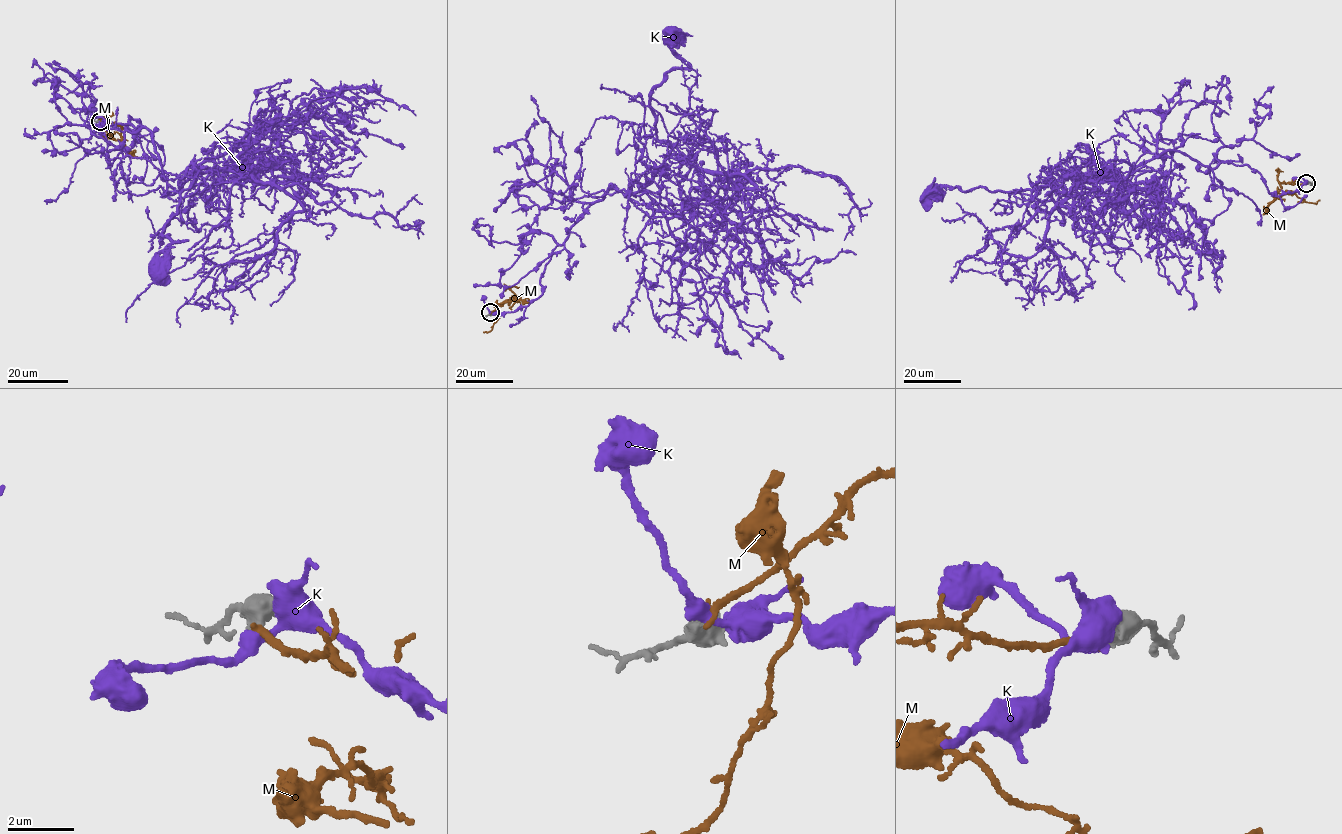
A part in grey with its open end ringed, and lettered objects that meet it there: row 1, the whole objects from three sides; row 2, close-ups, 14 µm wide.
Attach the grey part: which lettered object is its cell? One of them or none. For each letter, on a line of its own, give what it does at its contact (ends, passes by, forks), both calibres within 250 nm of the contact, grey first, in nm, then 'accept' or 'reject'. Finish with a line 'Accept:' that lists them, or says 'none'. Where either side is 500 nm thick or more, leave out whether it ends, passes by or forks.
K: 700 nm thick on the grey side, 550 nm on the other; reject
M: 700 nm thick on the grey side, 240 nm on the other; accept
Accept: M

